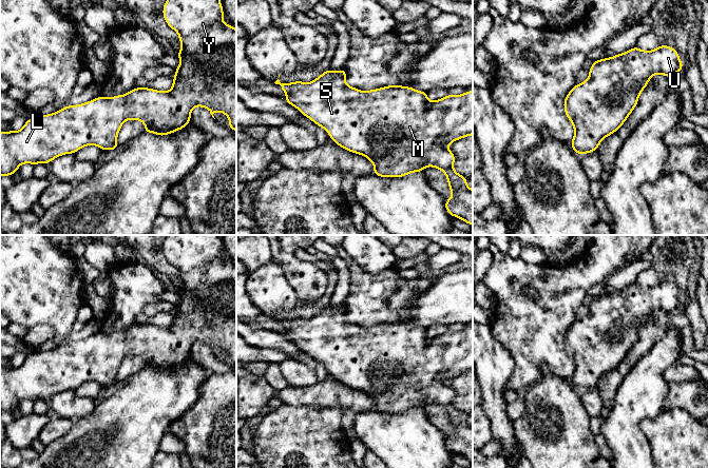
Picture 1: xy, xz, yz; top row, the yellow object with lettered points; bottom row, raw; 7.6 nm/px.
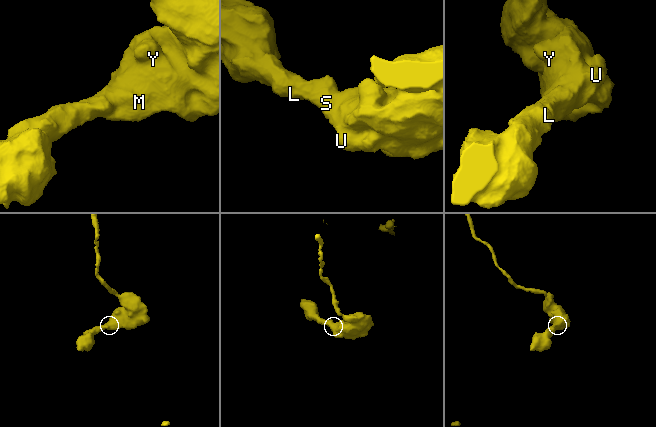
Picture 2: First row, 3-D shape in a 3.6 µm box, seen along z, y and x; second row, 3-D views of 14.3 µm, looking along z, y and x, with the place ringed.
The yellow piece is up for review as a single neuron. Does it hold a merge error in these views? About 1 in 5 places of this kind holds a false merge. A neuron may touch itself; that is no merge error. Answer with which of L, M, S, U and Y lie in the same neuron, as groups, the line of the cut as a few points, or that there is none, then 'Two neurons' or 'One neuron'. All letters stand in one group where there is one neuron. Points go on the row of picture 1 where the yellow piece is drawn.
Groups: L M S U Y. No split. One neuron

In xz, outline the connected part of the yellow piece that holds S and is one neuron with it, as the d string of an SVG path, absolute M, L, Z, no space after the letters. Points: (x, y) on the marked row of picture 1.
M330 67L317 79L309 83L293 81L281 83L278 79L274 83L282 86L287 96L284 99L288 104L295 106L299 112L312 120L318 126L327 131L328 136L346 151L365 156L375 168L372 174L379 177L404 177L414 172L424 172L425 167L434 167L441 170L447 178L448 189L453 195L444 201L449 216L462 219L473 226L473 189L467 188L467 179L454 171L455 154L447 145L458 139L473 135L473 90L461 95L449 95L429 101L427 93L418 91L412 86L386 85L370 91L360 91L347 85L345 69L333 72Z

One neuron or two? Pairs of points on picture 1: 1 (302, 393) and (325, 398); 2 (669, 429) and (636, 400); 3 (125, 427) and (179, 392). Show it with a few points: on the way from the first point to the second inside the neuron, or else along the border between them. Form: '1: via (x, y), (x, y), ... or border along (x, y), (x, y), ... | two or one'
1: via (307, 395), (320, 395) | one
2: border along (665, 410), (642, 422), (640, 430), (648, 441) | two
3: via (138, 413), (152, 400), (166, 396) | one

